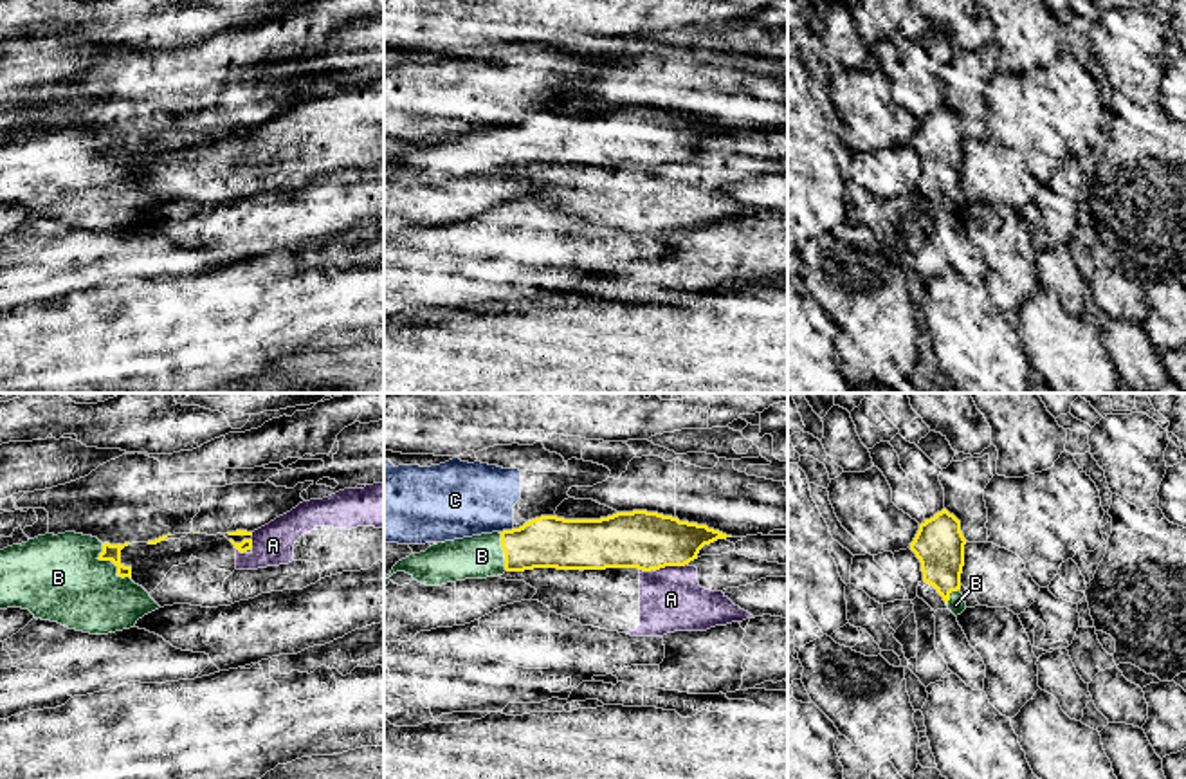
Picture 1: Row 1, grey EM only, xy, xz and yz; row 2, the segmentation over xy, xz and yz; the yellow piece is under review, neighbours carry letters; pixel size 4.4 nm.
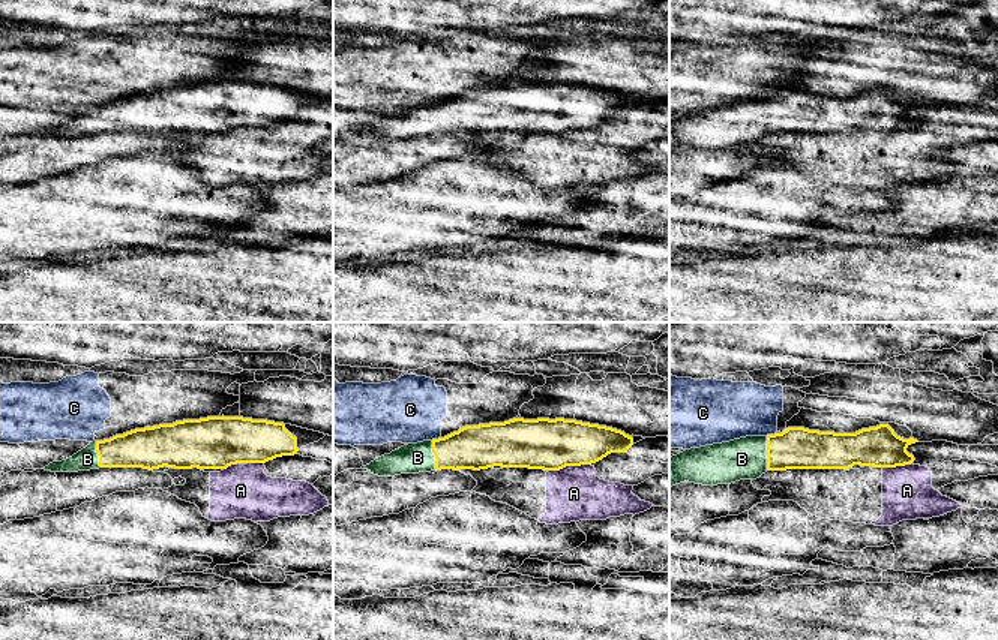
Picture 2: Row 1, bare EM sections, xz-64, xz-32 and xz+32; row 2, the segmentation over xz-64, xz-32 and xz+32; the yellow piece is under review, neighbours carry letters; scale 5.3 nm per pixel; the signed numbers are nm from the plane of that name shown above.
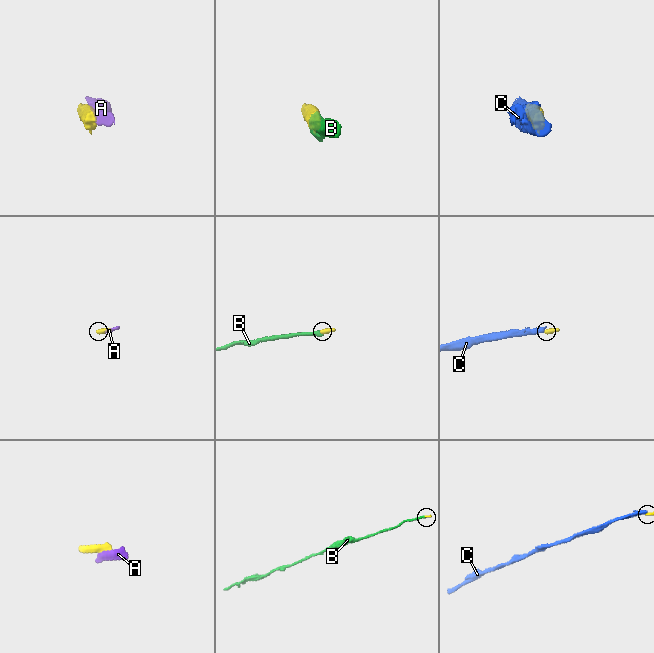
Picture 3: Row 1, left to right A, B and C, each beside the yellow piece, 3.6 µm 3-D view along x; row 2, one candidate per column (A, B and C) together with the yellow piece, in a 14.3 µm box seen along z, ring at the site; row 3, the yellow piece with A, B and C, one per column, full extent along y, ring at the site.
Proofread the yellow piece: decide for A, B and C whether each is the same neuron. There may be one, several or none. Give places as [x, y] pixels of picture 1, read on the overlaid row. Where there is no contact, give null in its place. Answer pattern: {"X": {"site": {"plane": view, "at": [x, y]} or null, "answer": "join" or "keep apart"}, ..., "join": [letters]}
{"A": {"site": {"plane": "xz", "at": [671, 565]}, "answer": "keep apart"}, "B": {"site": {"plane": "xy", "at": [110, 559]}, "answer": "join"}, "C": {"site": {"plane": "xz", "at": [505, 531]}, "answer": "keep apart"}, "join": ["B"]}

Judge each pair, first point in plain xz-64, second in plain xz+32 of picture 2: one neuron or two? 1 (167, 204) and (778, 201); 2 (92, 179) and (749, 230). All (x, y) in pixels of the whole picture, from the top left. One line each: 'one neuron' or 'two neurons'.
1: one neuron
2: one neuron

